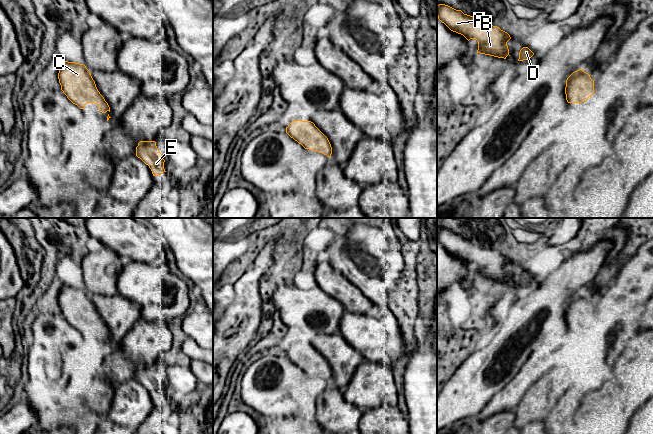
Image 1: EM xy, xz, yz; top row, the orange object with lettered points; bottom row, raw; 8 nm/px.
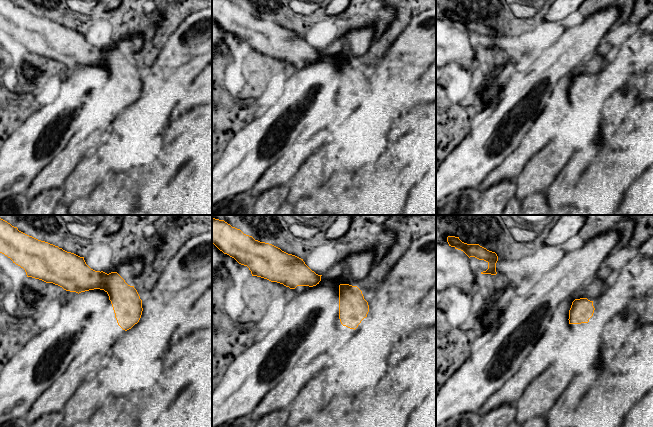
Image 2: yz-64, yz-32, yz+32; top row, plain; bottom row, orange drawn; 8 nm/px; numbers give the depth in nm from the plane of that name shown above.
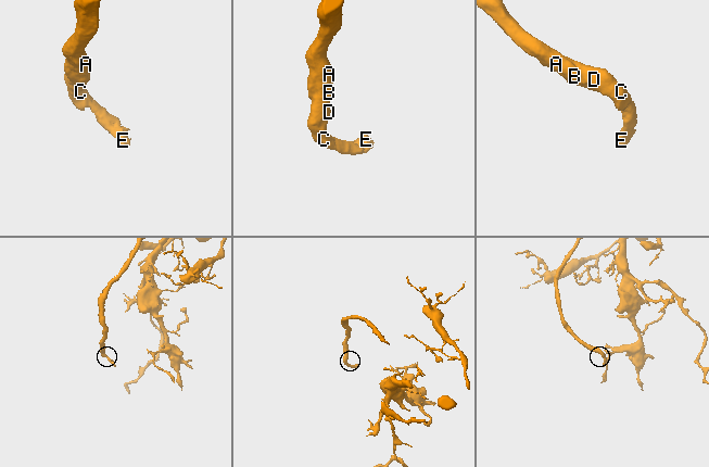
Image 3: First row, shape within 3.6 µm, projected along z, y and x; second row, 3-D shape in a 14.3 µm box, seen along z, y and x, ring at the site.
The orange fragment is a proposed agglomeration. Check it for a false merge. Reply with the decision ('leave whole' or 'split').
leave whole

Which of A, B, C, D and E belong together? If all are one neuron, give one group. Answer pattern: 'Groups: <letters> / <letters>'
Groups: A B C D E

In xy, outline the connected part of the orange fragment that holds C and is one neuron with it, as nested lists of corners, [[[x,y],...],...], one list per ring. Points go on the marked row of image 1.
[[[64,61],[58,73],[61,90],[80,109],[87,103],[95,103],[102,113],[110,112],[110,107],[98,91],[90,71],[84,64]]]

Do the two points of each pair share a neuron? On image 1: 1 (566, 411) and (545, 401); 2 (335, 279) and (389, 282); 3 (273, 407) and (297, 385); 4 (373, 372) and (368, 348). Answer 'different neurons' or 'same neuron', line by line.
1: different neurons
2: different neurons
3: same neuron
4: different neurons

